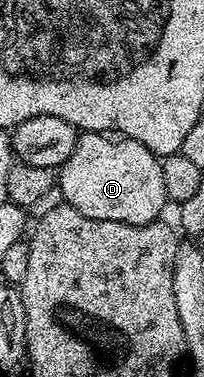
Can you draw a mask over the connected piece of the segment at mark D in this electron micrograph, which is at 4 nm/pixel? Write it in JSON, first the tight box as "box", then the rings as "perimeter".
{"box":[59,132,167,226],"perimeter":[[[81,132],[75,142],[75,150],[71,150],[71,158],[67,158],[67,162],[63,162],[59,169],[59,192],[61,188],[60,199],[64,203],[69,204],[75,210],[79,210],[79,214],[83,214],[87,218],[95,218],[96,220],[106,220],[107,222],[127,222],[131,226],[143,226],[150,224],[152,220],[162,219],[165,204],[167,205],[167,197],[163,190],[163,170],[161,169],[161,160],[151,150],[147,150],[147,146],[143,146],[134,140],[126,140],[124,138],[114,138],[112,135],[103,132]]]}

